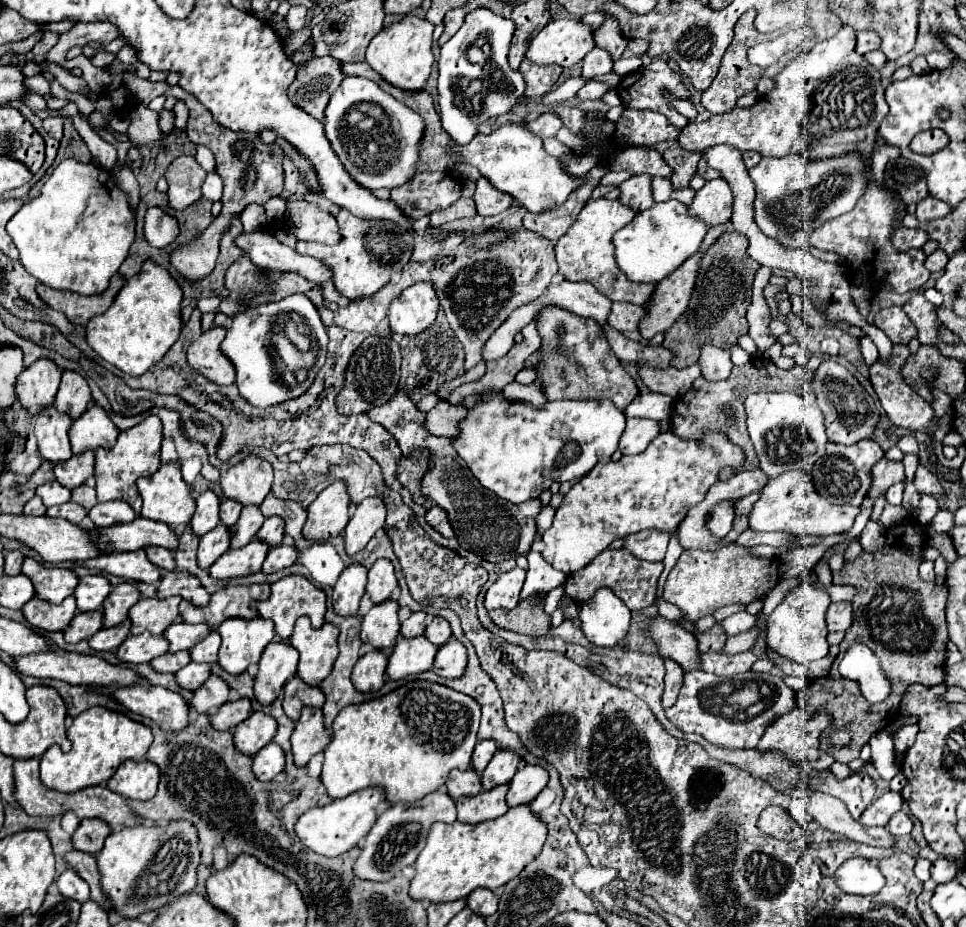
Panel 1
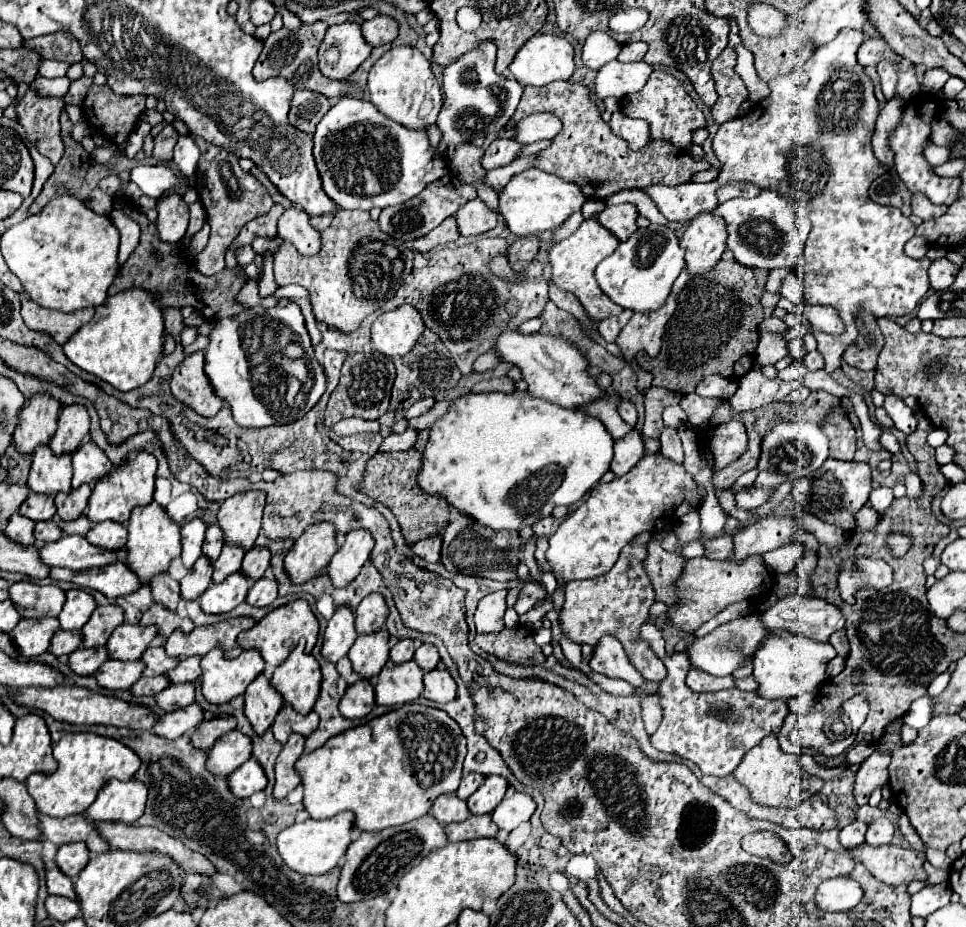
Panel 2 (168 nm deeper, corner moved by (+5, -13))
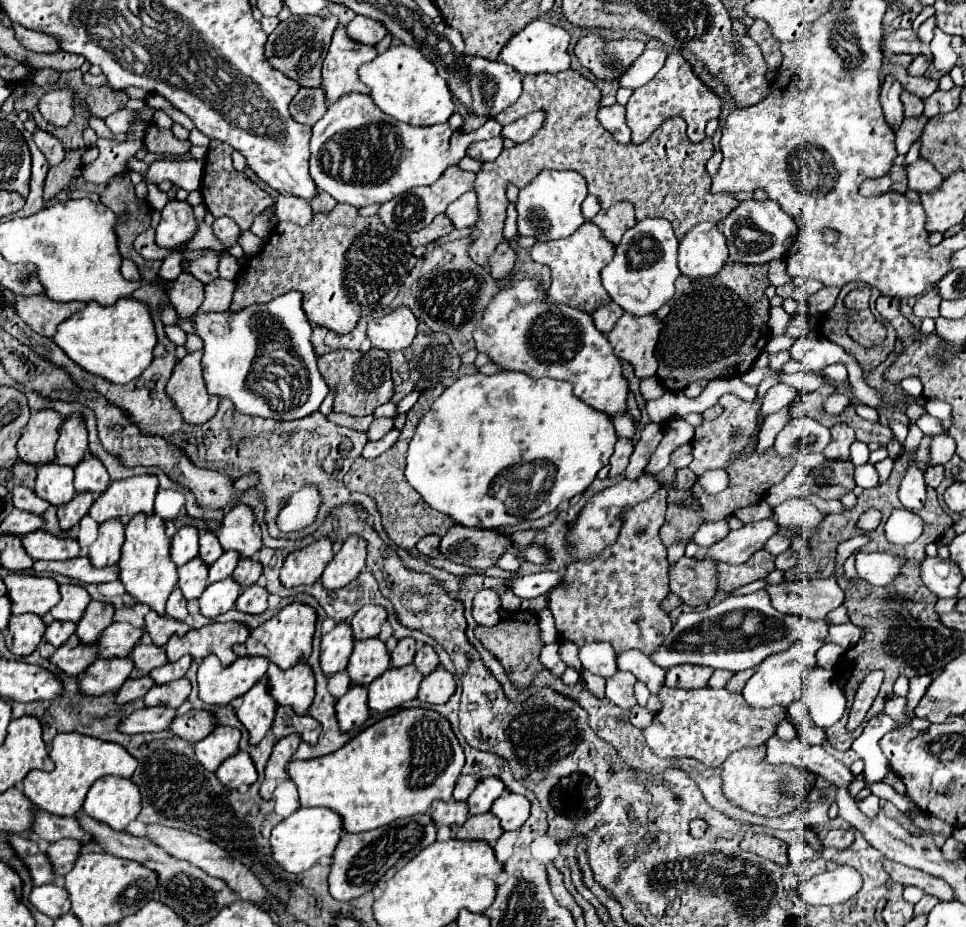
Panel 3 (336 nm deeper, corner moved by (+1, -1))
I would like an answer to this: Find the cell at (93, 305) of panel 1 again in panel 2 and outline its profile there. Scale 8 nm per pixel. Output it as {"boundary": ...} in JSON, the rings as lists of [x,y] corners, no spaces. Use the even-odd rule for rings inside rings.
{"boundary":[[[25,296],[21,304],[23,304],[21,306],[21,316],[23,316],[25,324],[33,330],[51,334],[59,344],[65,344],[95,314],[95,308],[85,308],[85,310],[63,314],[63,312],[39,306],[29,296]]]}

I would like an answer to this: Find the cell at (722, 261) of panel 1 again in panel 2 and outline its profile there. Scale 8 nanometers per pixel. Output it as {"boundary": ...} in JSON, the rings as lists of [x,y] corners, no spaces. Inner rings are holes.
{"boundary":[[[719,260],[709,272],[693,276],[677,296],[679,306],[667,324],[665,342],[659,356],[645,362],[645,366],[653,372],[653,386],[663,386],[689,394],[695,392],[697,382],[707,374],[721,374],[725,378],[737,380],[739,376],[749,372],[755,358],[757,326],[763,322],[763,308],[759,300],[765,292],[767,274],[767,270],[747,268],[735,260]]]}

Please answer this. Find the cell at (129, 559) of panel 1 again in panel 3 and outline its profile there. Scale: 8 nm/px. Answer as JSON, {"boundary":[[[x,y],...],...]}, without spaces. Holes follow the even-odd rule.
{"boundary":[[[71,558],[71,560],[63,560],[63,562],[45,562],[39,560],[33,564],[35,572],[59,572],[63,576],[69,576],[73,580],[79,580],[83,584],[103,584],[103,582],[111,582],[117,580],[117,566],[109,566],[109,570],[97,570],[93,568],[93,564],[89,562],[89,558]]]}

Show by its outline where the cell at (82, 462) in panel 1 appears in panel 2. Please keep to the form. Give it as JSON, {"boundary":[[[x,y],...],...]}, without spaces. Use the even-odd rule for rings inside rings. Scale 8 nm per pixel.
{"boundary":[[[81,484],[77,490],[71,492],[63,492],[55,496],[55,506],[57,506],[57,514],[63,520],[75,520],[79,518],[79,514],[85,510],[87,500],[91,496],[91,486],[89,484]]]}

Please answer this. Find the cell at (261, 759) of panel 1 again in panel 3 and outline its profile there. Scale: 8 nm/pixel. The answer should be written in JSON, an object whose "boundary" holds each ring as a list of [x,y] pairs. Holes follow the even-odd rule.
{"boundary":[[[237,752],[237,754],[229,756],[217,768],[215,776],[223,786],[227,786],[231,790],[237,790],[241,786],[251,786],[257,780],[253,760],[249,760],[249,754],[245,754],[245,752]]]}

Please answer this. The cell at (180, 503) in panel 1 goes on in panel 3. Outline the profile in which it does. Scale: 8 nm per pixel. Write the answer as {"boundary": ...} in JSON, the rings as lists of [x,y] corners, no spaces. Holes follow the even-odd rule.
{"boundary":[[[137,514],[131,518],[125,528],[125,542],[121,548],[119,580],[123,582],[129,596],[135,598],[137,604],[149,606],[159,616],[165,616],[165,602],[177,584],[177,568],[169,558],[169,538],[165,534],[165,522],[159,516]]]}

